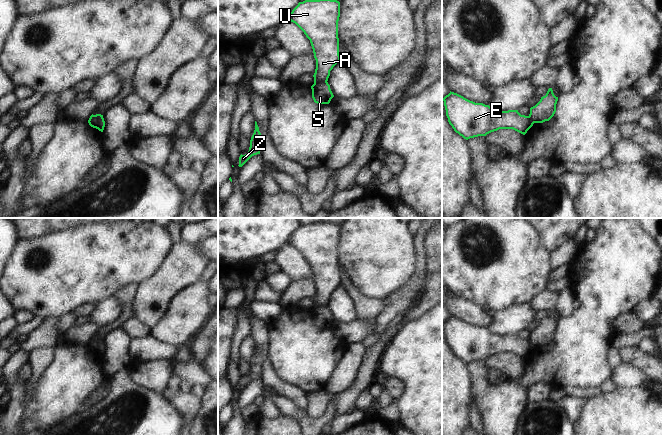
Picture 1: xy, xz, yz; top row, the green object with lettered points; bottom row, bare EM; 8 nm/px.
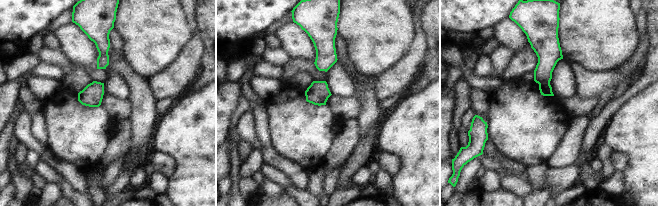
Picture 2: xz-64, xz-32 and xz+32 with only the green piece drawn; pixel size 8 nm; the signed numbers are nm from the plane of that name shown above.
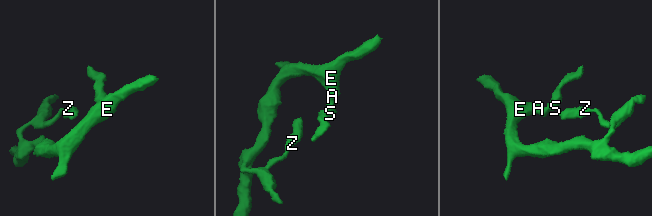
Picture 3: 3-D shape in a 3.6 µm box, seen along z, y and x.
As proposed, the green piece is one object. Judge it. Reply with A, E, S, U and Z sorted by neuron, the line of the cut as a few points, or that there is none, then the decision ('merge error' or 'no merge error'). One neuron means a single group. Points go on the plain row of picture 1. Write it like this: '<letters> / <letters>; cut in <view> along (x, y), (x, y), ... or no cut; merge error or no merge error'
A E U Z / S; cut in xz along (326, 305), (314, 307); merge error

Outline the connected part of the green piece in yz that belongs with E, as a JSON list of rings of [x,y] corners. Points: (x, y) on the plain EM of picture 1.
[[[451,315],[443,325],[449,348],[466,364],[499,353],[513,353],[525,359],[534,348],[529,340],[521,339],[518,334],[494,334]]]

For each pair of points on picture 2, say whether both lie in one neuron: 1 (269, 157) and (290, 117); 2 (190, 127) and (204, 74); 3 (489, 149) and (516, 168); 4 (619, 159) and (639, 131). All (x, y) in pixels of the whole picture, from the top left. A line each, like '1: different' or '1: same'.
1: different
2: different
3: same
4: different

